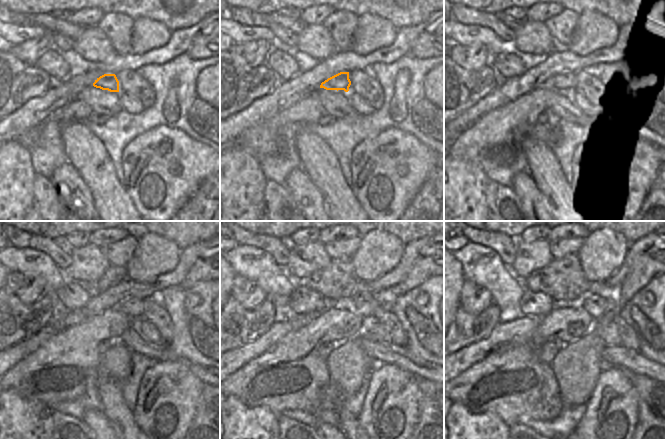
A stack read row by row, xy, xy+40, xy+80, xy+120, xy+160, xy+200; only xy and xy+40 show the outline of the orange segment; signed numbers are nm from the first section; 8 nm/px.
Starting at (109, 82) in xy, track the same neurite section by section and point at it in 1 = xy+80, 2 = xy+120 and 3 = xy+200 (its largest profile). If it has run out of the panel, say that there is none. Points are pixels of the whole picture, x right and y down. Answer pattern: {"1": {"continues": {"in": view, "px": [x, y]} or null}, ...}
{"1": {"continues": {"in": "xy+80", "px": [566, 80]}}, "2": {"continues": {"in": "xy+120", "px": [133, 306]}}, "3": {"continues": {"in": "xy+200", "px": [596, 305]}}}

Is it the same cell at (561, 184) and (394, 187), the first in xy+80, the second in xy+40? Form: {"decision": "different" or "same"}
{"decision": "different"}

